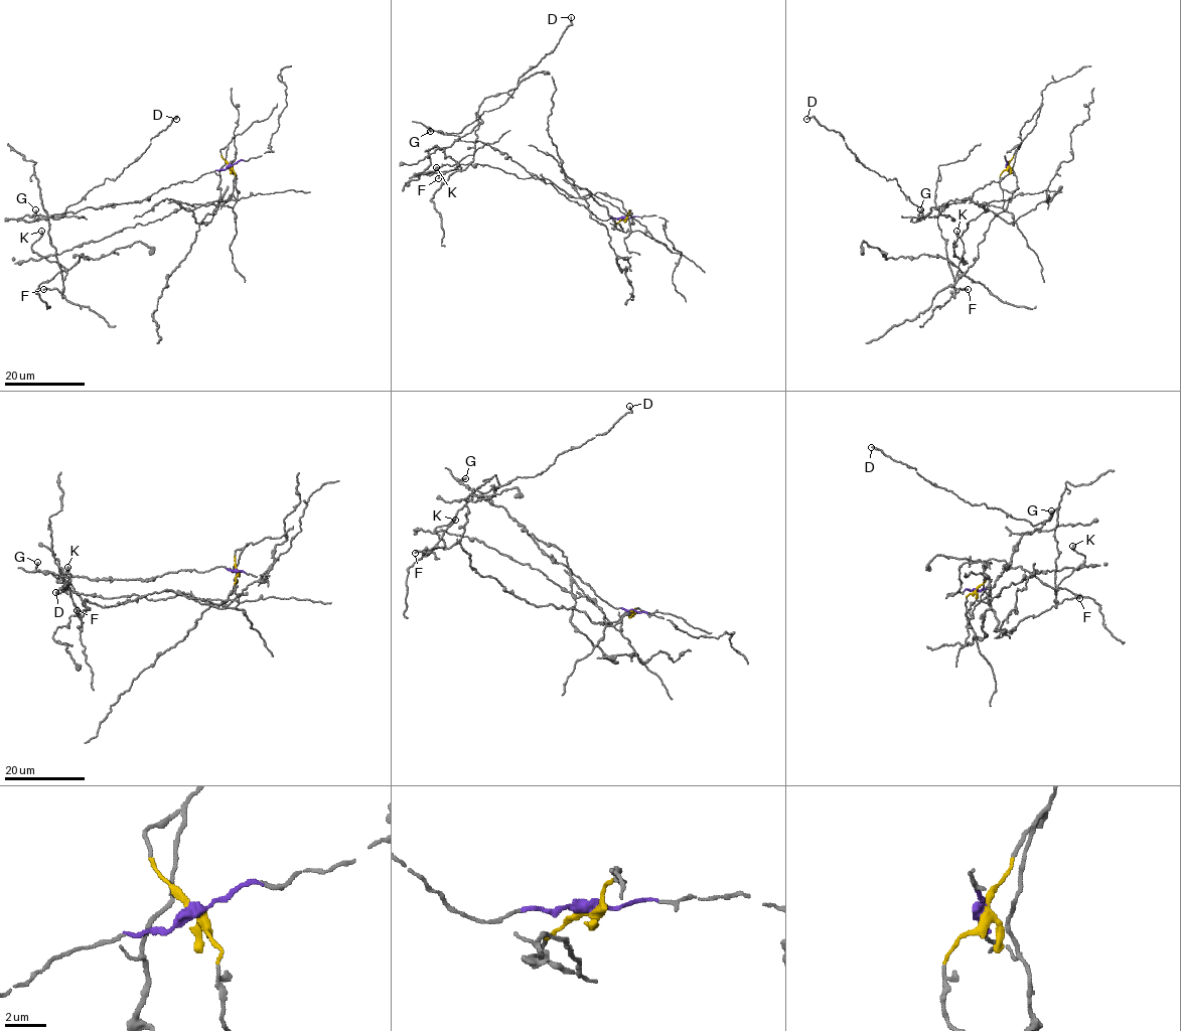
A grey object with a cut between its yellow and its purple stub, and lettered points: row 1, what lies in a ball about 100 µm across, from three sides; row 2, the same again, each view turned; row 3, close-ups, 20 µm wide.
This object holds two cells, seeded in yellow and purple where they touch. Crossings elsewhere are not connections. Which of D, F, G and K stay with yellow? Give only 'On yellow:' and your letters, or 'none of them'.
On yellow: F, K

